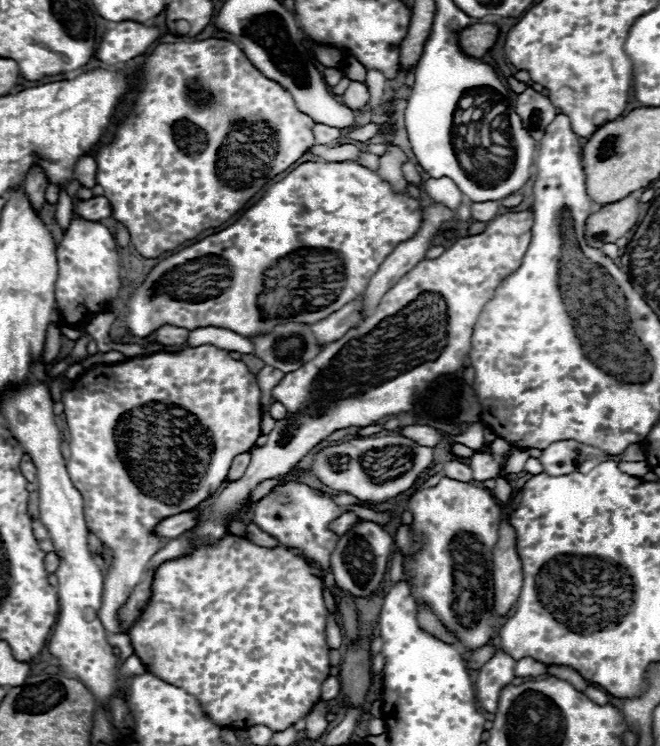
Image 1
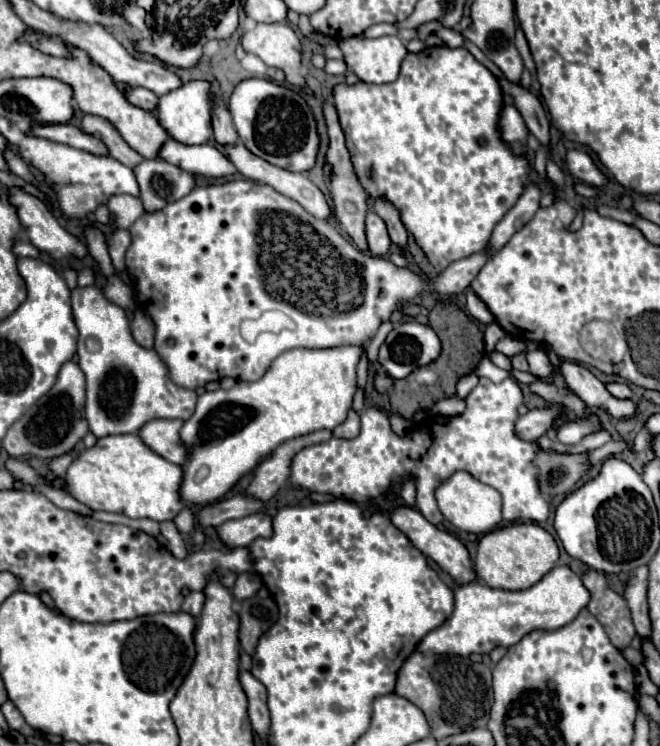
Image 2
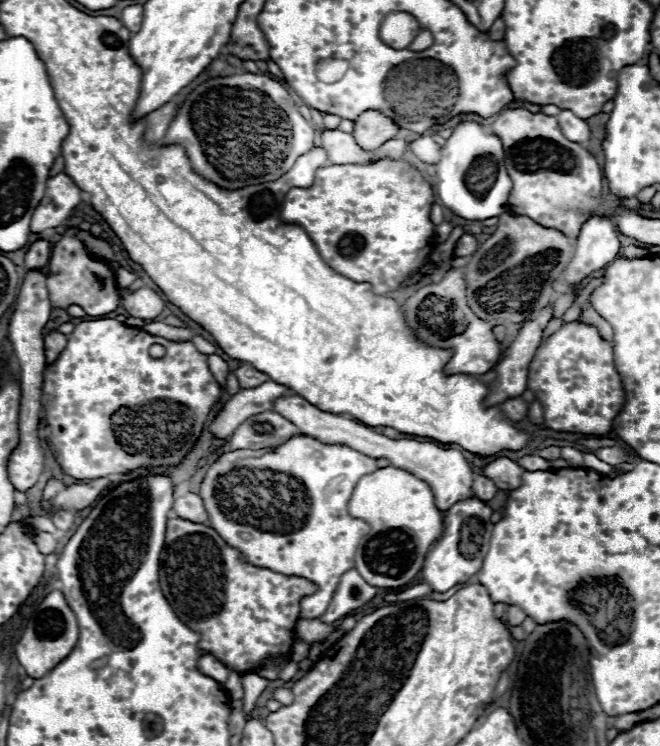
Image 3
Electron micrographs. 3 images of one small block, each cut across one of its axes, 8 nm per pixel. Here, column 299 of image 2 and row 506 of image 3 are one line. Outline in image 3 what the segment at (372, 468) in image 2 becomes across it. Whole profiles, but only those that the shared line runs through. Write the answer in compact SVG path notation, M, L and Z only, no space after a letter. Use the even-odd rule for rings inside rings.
M470 498L464 502L456 502L446 514L444 514L444 534L434 542L434 546L426 554L426 562L422 568L422 582L428 582L436 592L446 592L458 582L466 582L472 578L484 562L486 548L490 544L492 536L492 522L490 522L492 508L486 506L478 498Z

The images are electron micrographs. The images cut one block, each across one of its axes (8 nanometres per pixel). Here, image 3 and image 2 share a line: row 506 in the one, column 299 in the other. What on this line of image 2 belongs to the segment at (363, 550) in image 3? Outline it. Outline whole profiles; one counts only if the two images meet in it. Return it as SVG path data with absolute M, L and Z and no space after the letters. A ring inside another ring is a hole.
M338 346L338 348L324 348L324 350L296 348L296 350L290 350L290 352L280 354L280 358L276 358L276 362L270 366L268 374L264 374L264 378L260 378L260 380L256 380L256 382L236 382L230 390L218 388L218 390L214 390L214 392L204 392L204 394L198 398L196 412L192 414L190 420L184 422L184 426L182 426L182 430L180 430L180 436L182 436L184 444L186 444L186 448L190 450L188 464L184 464L184 482L182 482L182 490L180 490L182 500L188 502L188 504L202 504L202 506L208 504L208 502L216 502L216 500L220 500L220 498L236 484L236 480L238 480L242 474L254 470L256 464L258 464L264 456L270 456L282 442L292 440L292 438L298 438L298 436L312 434L312 432L322 430L322 428L332 430L332 428L336 428L340 422L344 422L348 410L352 408L354 392L356 392L356 388L358 388L358 386L356 386L356 366L358 366L362 354L364 354L364 348L362 348L362 346Z

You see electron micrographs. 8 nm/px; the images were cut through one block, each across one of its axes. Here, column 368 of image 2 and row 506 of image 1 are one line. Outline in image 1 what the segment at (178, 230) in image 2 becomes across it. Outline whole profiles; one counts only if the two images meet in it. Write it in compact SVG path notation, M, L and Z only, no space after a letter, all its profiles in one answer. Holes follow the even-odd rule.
M286 482L278 486L270 496L262 498L260 502L254 504L254 514L252 522L268 532L270 536L278 538L286 548L300 548L304 550L312 560L316 560L324 572L330 566L330 556L332 550L338 542L338 536L328 528L328 524L342 514L342 508L334 504L328 496L316 494L310 486L300 484L300 482Z

